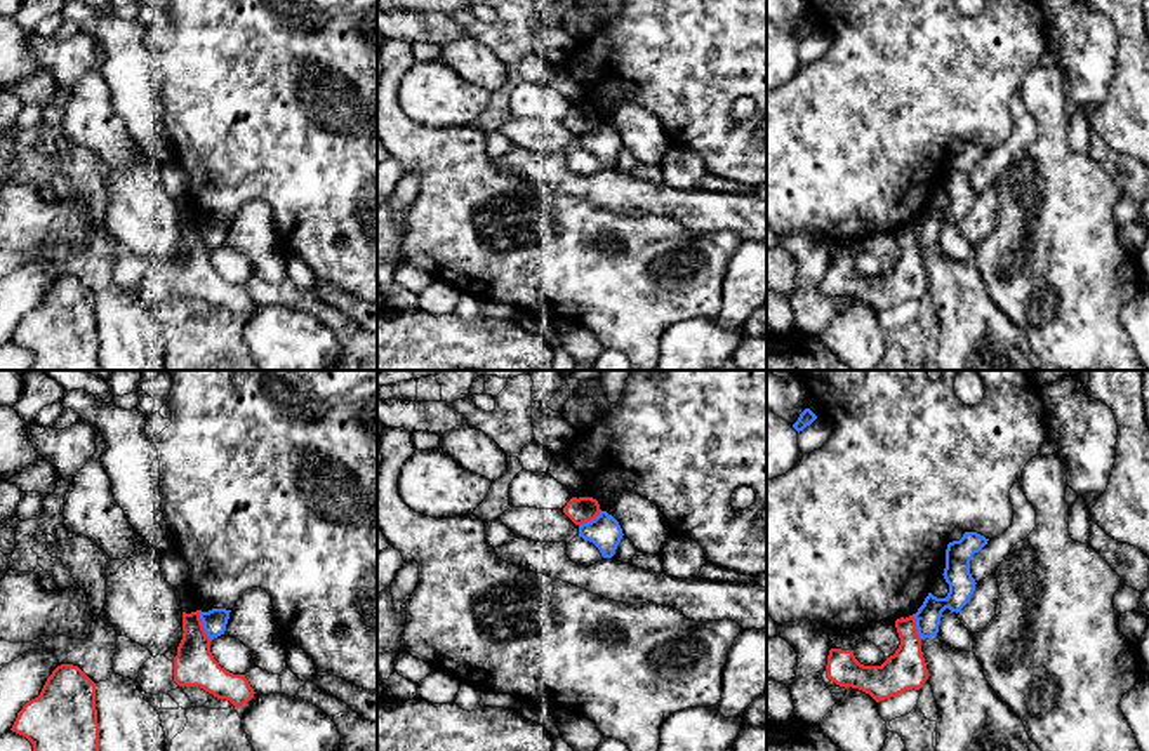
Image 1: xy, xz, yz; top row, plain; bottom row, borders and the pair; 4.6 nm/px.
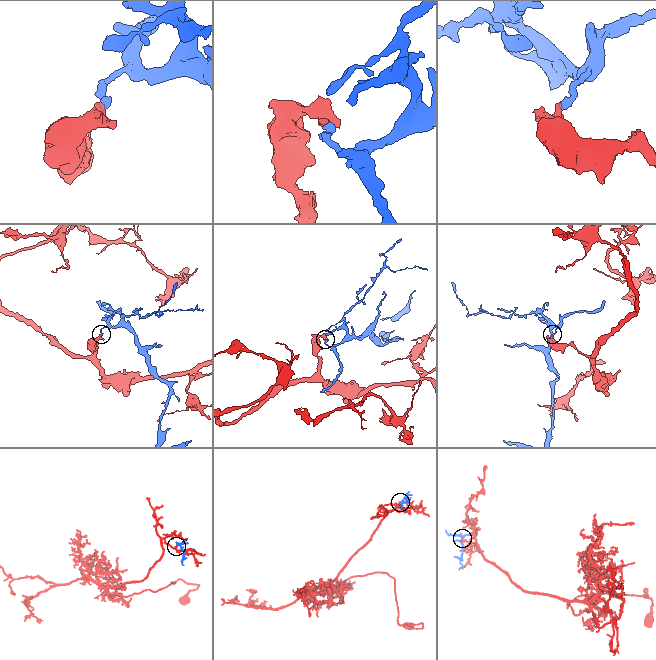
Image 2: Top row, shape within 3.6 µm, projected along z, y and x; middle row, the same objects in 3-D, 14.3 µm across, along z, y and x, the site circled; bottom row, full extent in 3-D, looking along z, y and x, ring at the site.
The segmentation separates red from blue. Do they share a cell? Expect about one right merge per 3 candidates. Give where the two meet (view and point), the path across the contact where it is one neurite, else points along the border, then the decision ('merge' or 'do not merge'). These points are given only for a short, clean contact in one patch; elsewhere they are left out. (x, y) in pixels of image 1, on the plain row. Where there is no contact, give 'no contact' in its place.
xy (202, 237) | along xy (199, 221), (202, 239), (211, 251) | do not merge

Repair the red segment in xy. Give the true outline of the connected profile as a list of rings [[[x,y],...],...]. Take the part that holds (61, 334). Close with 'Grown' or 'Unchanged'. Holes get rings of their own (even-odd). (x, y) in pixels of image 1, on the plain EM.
[[[57,276],[10,341],[33,355],[28,370],[101,370],[96,294],[78,276]]]. Unchanged

